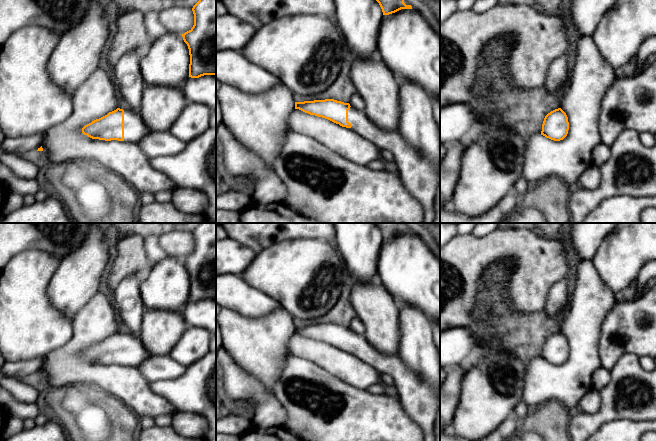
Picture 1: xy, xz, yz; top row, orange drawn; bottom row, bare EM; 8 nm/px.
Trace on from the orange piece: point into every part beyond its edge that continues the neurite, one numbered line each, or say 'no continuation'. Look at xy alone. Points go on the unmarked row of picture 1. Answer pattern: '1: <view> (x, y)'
1: xy (135, 353)

